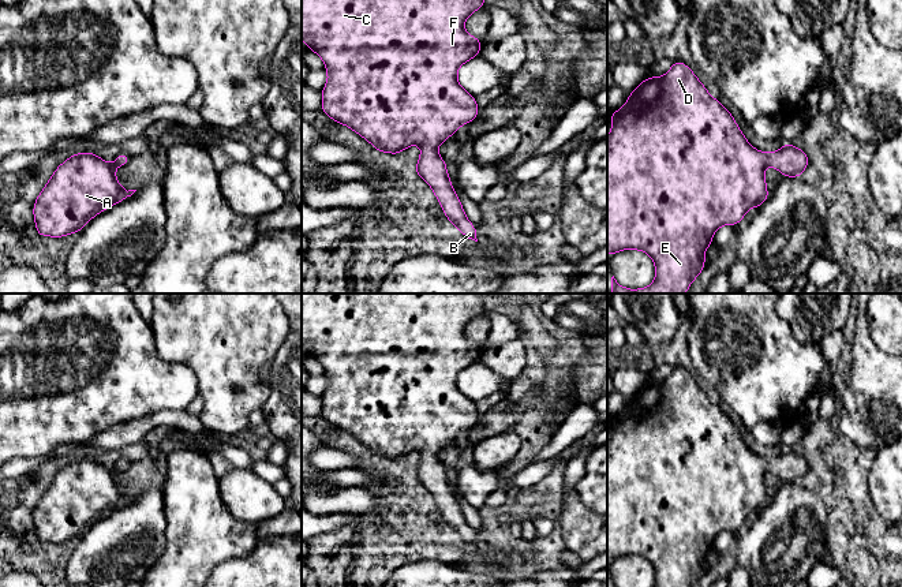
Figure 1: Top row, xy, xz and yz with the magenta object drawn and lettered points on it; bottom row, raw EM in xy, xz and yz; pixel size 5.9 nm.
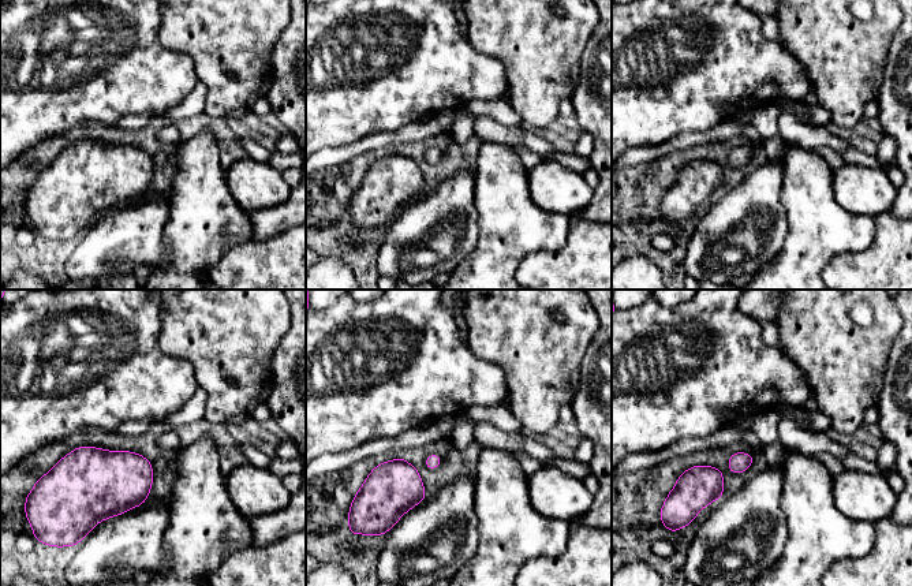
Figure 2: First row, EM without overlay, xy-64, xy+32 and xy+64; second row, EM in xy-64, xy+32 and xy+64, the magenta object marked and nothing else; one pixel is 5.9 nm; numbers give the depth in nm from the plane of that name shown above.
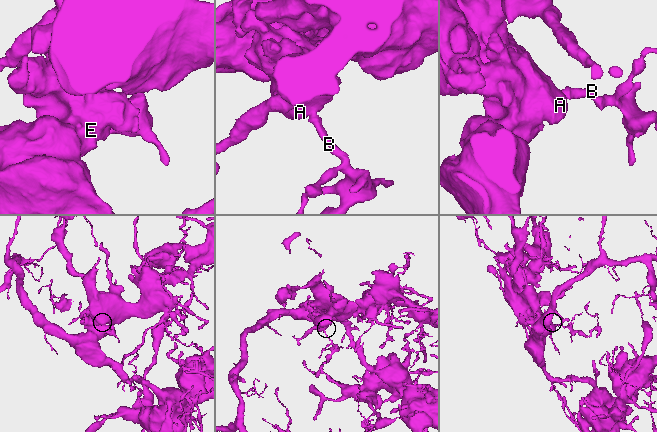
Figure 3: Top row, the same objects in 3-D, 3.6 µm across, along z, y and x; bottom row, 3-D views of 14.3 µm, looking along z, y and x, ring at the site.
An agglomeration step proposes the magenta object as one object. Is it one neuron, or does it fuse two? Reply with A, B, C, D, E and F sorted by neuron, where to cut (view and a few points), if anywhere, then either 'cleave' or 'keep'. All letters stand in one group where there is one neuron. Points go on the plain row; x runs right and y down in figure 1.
A B C D E F; no cut; keep

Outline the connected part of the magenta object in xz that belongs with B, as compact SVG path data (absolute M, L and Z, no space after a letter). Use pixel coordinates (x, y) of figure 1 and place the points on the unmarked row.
M302 294L302 345L308 356L315 358L325 369L328 388L321 396L321 416L332 426L349 433L363 445L370 448L373 453L382 459L401 460L407 453L419 450L422 459L413 478L420 482L435 500L437 506L445 523L461 538L467 545L476 545L475 530L471 528L463 515L461 506L452 493L450 482L446 475L446 467L438 460L437 453L450 444L460 431L465 431L475 426L480 414L475 401L461 393L457 386L459 374L476 363L482 356L482 345L472 343L464 334L464 329L471 319L483 314L486 310L482 294Z

